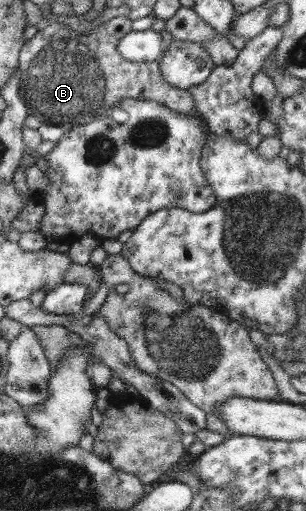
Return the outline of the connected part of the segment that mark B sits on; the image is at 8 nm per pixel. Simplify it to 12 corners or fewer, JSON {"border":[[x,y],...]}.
{"border":[[123,16],[49,22],[18,52],[29,116],[102,120],[123,98],[195,114],[158,62],[117,52]]}

